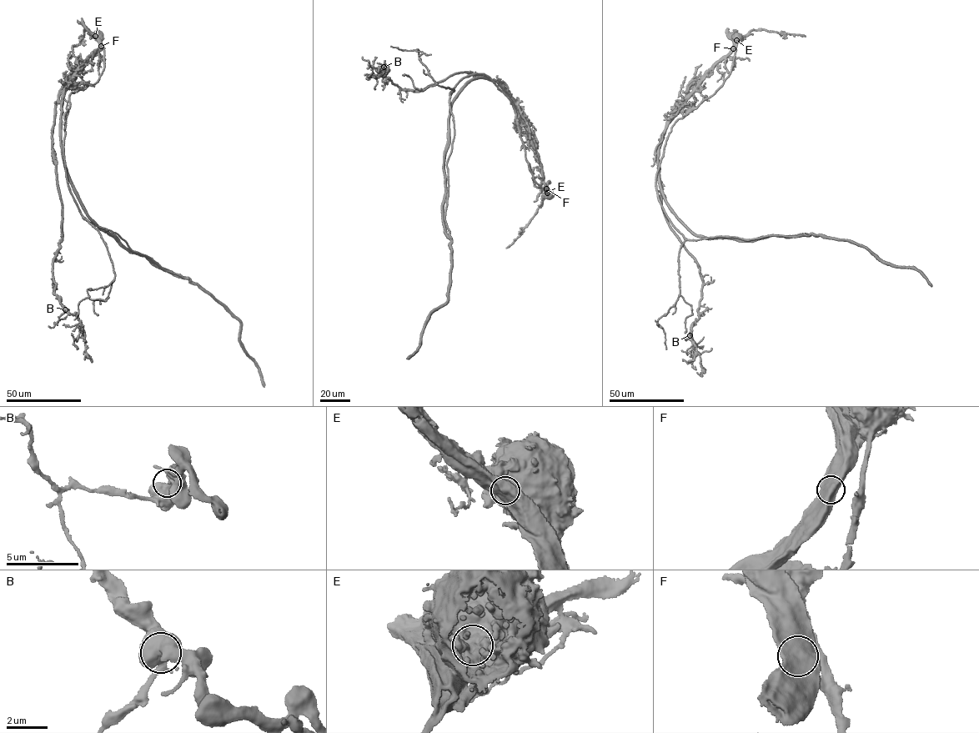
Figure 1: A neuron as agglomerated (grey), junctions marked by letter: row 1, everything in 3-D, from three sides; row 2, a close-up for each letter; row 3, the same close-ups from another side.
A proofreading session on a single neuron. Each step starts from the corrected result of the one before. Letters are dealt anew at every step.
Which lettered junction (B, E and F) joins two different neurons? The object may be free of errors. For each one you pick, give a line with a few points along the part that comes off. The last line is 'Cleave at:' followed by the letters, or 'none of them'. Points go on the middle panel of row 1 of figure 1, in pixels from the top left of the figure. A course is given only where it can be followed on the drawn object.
E: foreign part runs (547, 192), (529, 169), (510, 101), (486, 75), (463, 77), (449, 99), (454, 137), (445, 219), (451, 238)
Cleave at: E

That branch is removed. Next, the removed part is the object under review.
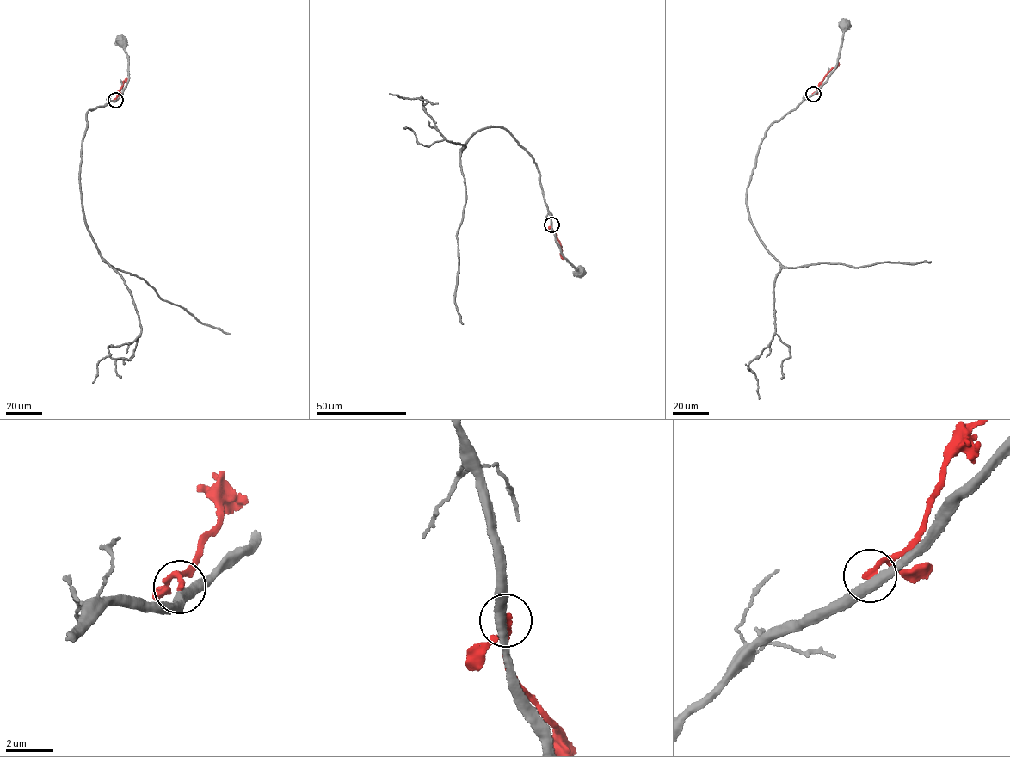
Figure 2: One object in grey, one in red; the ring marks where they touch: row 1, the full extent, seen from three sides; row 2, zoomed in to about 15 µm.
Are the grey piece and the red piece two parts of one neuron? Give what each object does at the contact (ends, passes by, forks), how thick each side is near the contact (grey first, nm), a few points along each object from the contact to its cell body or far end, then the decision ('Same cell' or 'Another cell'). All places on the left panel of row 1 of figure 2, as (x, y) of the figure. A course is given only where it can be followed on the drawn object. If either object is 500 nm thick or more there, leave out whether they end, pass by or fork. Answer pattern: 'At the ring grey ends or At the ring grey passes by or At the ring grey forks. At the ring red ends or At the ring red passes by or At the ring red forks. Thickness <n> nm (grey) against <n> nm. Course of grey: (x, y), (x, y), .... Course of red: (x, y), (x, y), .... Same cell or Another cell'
At the ring grey passes by. At the ring red ends. Thickness 380 nm (grey) against 200 nm. Course of grey: (115, 100), (123, 93), (128, 79), (128, 56), (117, 41), (120, 40). Course of red: (115, 99), (126, 78). Another cell

